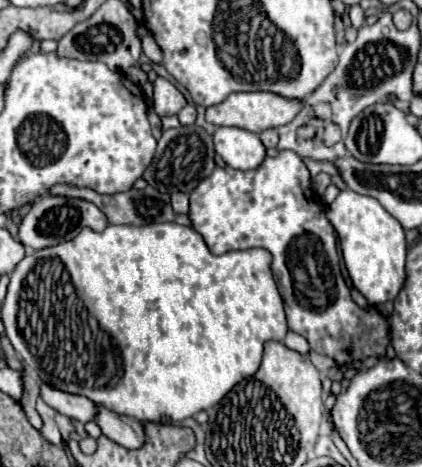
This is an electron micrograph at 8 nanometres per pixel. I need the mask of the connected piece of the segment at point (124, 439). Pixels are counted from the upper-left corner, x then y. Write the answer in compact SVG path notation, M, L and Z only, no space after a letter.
M96 403L98 415L96 415L96 425L102 429L102 435L112 439L114 443L126 447L126 449L138 449L144 443L144 429L142 423L128 417L128 415L118 415L104 405Z

